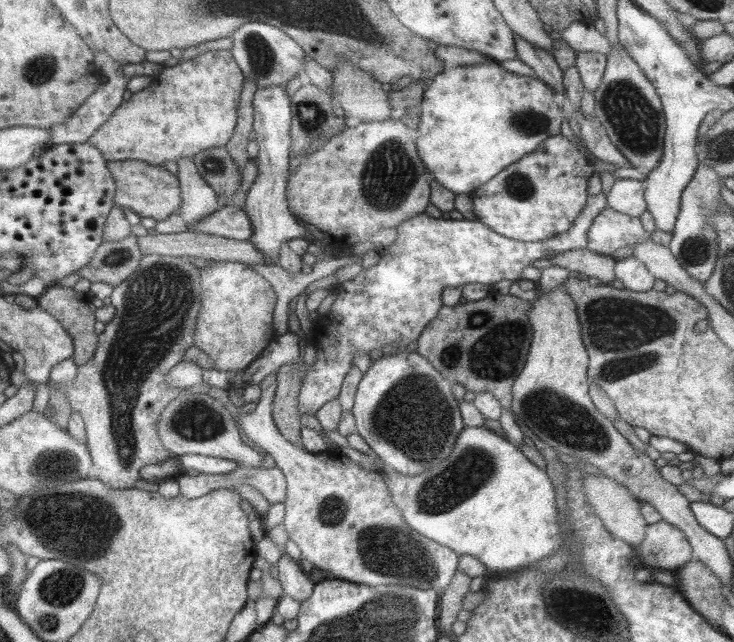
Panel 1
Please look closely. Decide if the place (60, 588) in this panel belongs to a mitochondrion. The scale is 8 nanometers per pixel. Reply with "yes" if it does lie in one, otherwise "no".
yes

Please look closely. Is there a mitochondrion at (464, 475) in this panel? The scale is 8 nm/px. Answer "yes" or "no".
yes

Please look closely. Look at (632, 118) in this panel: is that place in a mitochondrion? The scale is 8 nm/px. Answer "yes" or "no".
yes

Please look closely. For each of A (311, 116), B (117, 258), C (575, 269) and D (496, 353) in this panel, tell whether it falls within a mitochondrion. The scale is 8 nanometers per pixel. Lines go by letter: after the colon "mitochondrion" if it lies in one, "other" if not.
A: mitochondrion
B: mitochondrion
C: other
D: mitochondrion

